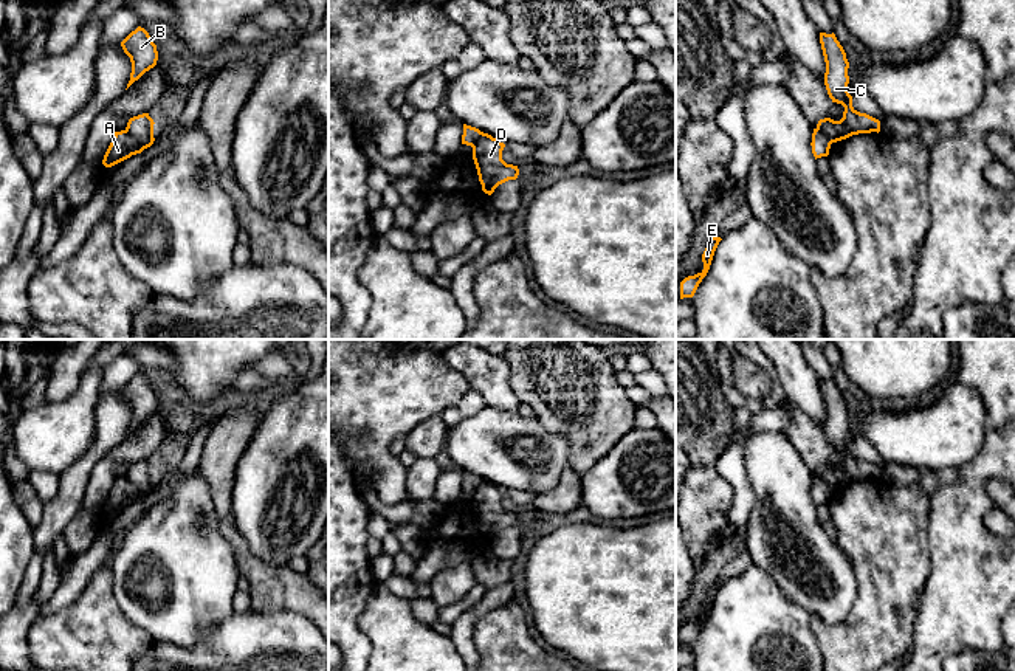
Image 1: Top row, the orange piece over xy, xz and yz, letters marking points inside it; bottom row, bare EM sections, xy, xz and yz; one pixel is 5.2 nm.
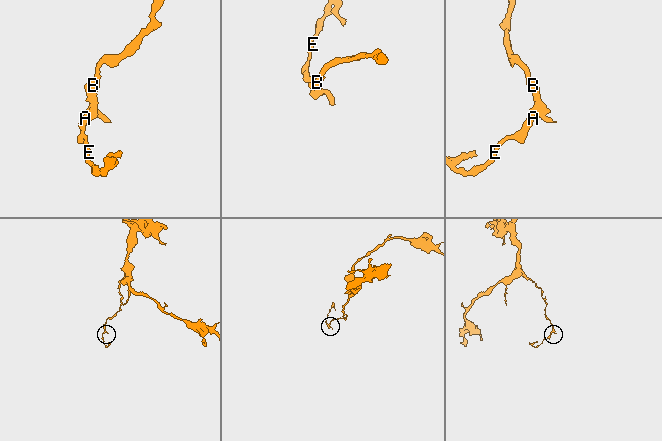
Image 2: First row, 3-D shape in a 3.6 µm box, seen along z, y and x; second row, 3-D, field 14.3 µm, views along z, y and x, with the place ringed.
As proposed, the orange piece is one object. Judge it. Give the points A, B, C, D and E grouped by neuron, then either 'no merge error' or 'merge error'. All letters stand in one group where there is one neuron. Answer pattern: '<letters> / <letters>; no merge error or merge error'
A E / B C D; merge error

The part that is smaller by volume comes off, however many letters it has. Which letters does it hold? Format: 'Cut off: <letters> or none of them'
Cut off: A, E

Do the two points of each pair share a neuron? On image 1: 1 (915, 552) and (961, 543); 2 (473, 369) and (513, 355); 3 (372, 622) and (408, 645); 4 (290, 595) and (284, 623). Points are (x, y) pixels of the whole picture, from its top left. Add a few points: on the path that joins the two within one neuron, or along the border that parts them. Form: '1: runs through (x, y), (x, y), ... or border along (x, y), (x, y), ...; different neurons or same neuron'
1: border along (928, 512), (930, 574), (924, 584); different neurons
2: border along (501, 355), (509, 369), (509, 383), (516, 392); different neurons
3: runs through (381, 622), (399, 637); same neuron
4: border along (251, 608), (261, 612), (293, 611), (312, 623); different neurons

